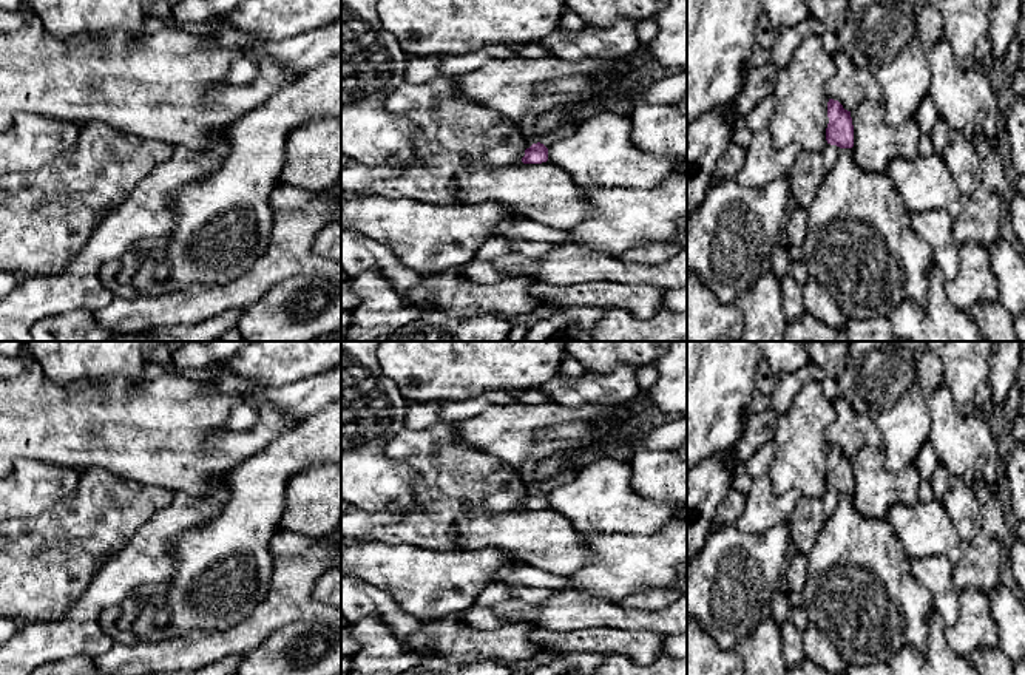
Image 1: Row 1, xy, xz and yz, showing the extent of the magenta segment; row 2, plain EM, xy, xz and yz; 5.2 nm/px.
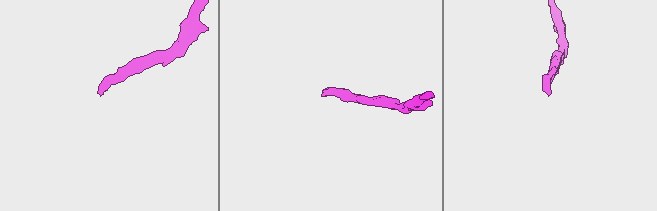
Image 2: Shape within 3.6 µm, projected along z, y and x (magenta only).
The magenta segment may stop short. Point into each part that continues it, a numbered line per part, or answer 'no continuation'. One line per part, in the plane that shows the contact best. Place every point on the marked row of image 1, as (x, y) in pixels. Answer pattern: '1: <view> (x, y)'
1: xz (565, 128)

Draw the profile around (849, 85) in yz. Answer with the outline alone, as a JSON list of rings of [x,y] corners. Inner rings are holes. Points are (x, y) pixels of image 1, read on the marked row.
[[[843,49],[834,53],[832,59],[837,71],[826,83],[829,99],[838,100],[847,111],[852,111],[863,100],[881,100],[874,77],[860,71]]]

